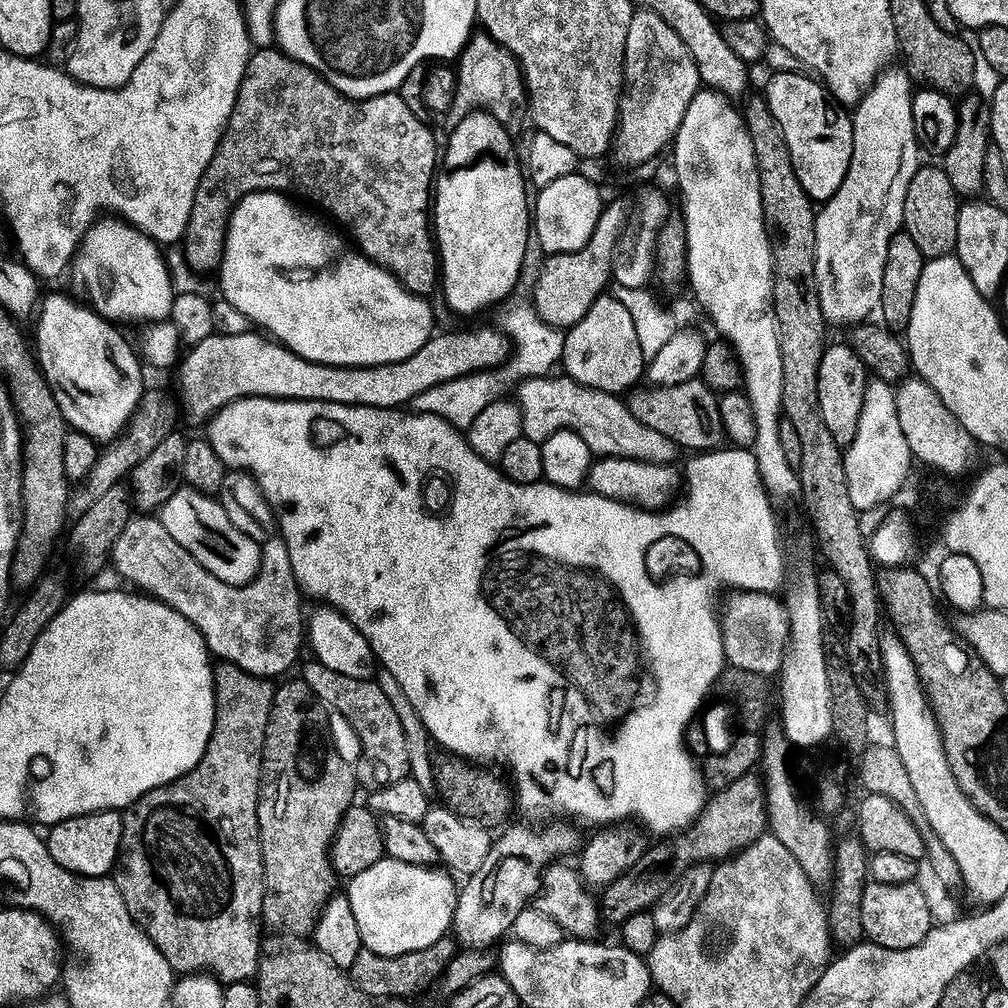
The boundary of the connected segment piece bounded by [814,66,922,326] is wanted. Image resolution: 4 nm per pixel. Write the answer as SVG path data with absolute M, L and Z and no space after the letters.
M889 66L877 76L868 91L856 101L851 113L854 146L850 166L842 186L830 199L819 205L814 226L814 278L818 306L825 321L832 324L855 326L867 321L877 311L882 298L882 270L886 270L886 246L890 238L901 231L906 206L906 186L910 178L922 167L920 144L916 141L918 122L912 117L914 81L900 66Z

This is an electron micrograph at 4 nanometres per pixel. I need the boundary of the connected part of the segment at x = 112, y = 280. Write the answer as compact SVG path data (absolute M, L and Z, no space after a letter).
M101 218L88 228L88 233L76 249L70 265L72 288L81 301L87 302L93 312L113 322L120 320L144 320L143 322L164 322L172 314L174 285L167 259L162 255L161 245L152 237L140 232L132 224L119 218Z

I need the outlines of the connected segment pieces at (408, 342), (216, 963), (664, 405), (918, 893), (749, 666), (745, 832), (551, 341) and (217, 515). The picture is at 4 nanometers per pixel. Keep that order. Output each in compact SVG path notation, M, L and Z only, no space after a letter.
M251 192L248 196L241 196L236 201L232 215L228 217L228 233L224 235L224 256L220 259L218 277L220 276L219 295L230 306L242 310L246 318L259 326L269 337L275 338L291 352L297 352L302 358L313 360L319 364L389 364L398 362L402 358L410 358L414 350L418 350L433 335L432 308L423 296L416 296L409 292L391 272L380 268L372 260L367 260L355 247L344 248L344 240L335 236L324 224L319 224L312 216L307 216L300 208L291 204L287 195L279 192Z
M216 660L212 665L212 689L216 692L216 717L212 733L208 739L202 758L185 776L171 780L168 784L150 790L152 796L143 792L133 804L123 809L122 842L120 856L116 859L114 881L129 913L138 927L148 936L150 942L161 952L162 957L176 974L211 974L221 985L251 981L257 975L262 955L262 850L258 834L258 814L256 813L256 794L260 782L260 759L263 754L263 738L266 734L268 716L271 714L274 684L271 679L255 676L242 666L234 666L229 660Z
M699 378L678 382L677 385L637 387L627 397L626 403L634 418L646 427L658 430L681 449L715 450L725 443L717 393Z
M869 882L864 885L864 893L862 894L862 926L865 937L871 943L886 946L890 950L902 950L910 946L918 946L918 942L922 942L922 938L926 938L926 934L934 927L932 908L933 905L924 897L919 883L878 884Z
M736 590L729 596L720 614L725 661L733 668L763 676L779 673L789 638L789 616L783 601L769 592Z
M751 772L742 778L727 781L721 788L724 788L721 792L713 796L711 793L707 797L704 809L689 828L685 828L671 842L657 843L660 844L657 848L649 847L638 866L603 885L601 892L604 893L598 896L598 905L605 921L608 919L613 926L619 926L632 915L647 913L659 902L663 892L670 887L670 880L664 876L644 876L644 872L668 871L670 877L676 878L692 864L727 861L765 835L768 828L768 800L764 796L763 779Z
M514 288L511 295L501 303L500 310L502 312L499 327L514 345L509 361L499 368L464 375L462 378L451 379L450 382L440 383L430 390L423 391L411 400L411 411L432 413L449 421L456 428L466 430L480 411L488 404L501 399L507 393L506 390L511 391L526 379L547 376L554 370L552 368L555 365L559 365L564 349L564 332L542 322L532 304L531 295L522 294Z
M180 486L158 509L158 518L162 526L166 526L170 538L174 538L174 542L178 542L178 546L182 546L182 550L186 550L186 554L193 556L202 567L210 570L214 578L222 578L227 584L243 584L253 580L261 571L262 544L255 535L247 536L223 507L227 508L209 493Z

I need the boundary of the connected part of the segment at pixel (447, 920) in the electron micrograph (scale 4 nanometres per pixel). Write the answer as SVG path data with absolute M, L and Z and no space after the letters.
M387 858L374 862L369 869L351 877L347 881L346 895L350 910L354 910L354 919L360 923L361 945L376 956L399 958L445 939L452 926L458 893L451 878L447 871L436 866Z

